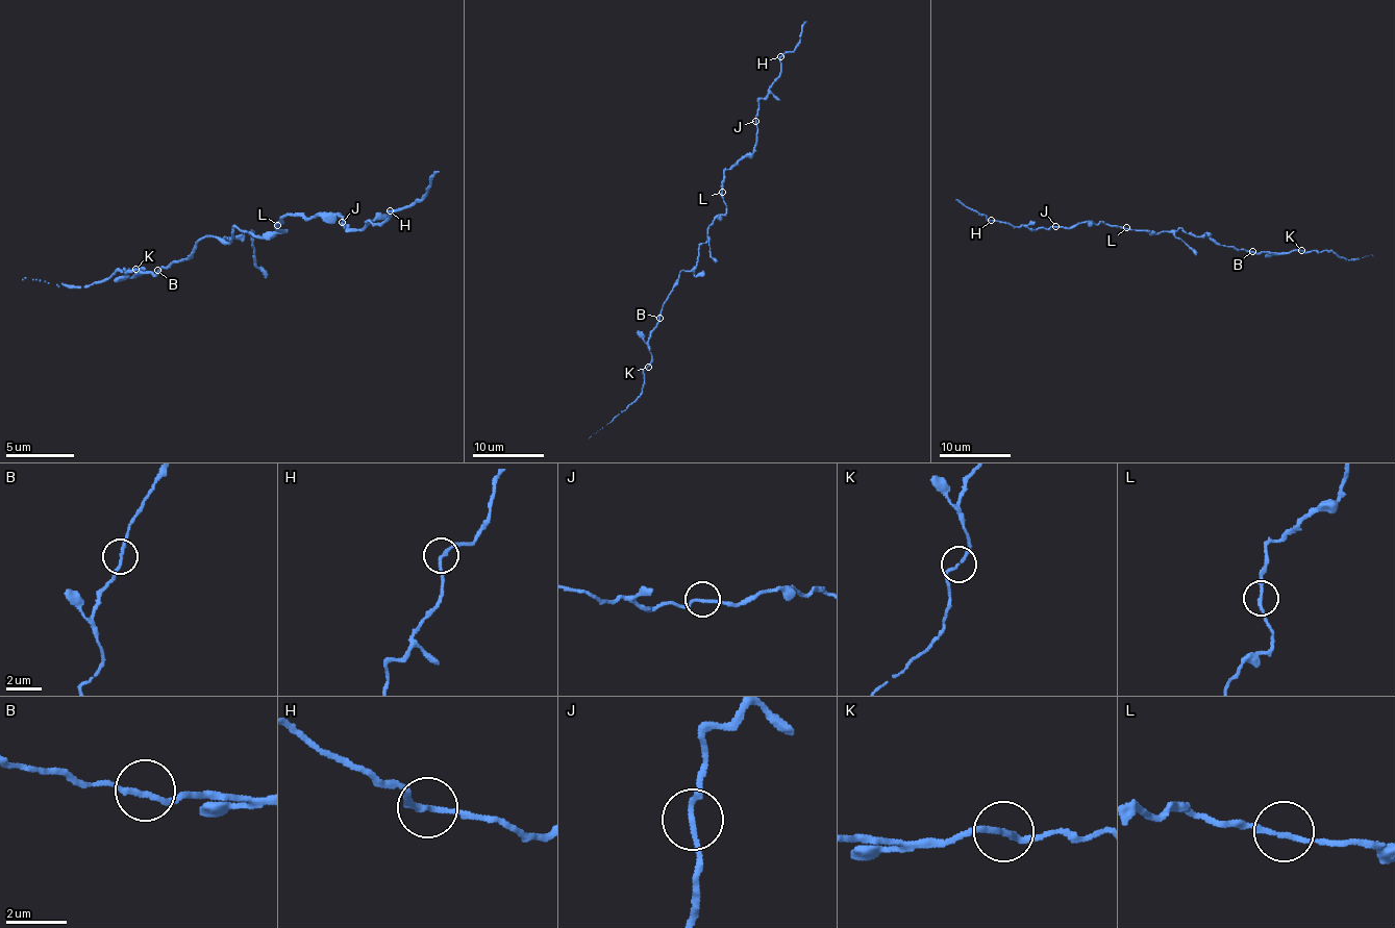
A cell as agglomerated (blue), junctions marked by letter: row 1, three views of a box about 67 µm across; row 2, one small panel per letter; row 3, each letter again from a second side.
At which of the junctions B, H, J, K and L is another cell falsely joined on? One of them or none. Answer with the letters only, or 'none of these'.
none of these

